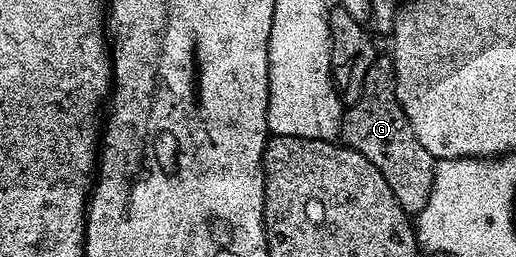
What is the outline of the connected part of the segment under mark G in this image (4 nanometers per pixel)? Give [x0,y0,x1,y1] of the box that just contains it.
[339,55,435,215]

